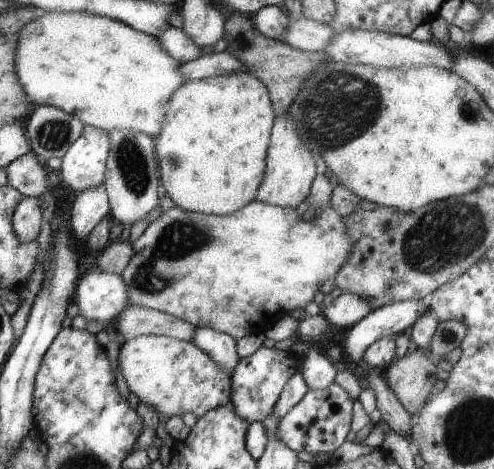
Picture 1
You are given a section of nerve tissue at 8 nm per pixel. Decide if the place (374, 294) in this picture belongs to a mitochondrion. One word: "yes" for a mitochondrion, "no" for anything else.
no

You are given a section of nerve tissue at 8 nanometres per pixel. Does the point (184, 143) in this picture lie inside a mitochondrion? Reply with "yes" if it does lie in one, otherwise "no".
no

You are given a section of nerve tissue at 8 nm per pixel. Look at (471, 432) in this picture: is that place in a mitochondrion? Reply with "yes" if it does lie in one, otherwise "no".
yes

